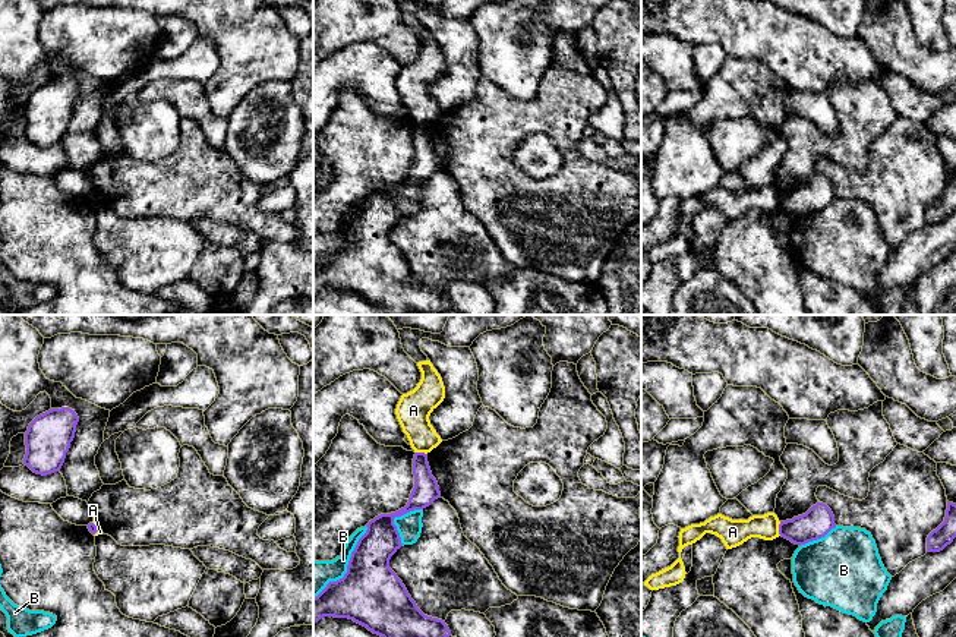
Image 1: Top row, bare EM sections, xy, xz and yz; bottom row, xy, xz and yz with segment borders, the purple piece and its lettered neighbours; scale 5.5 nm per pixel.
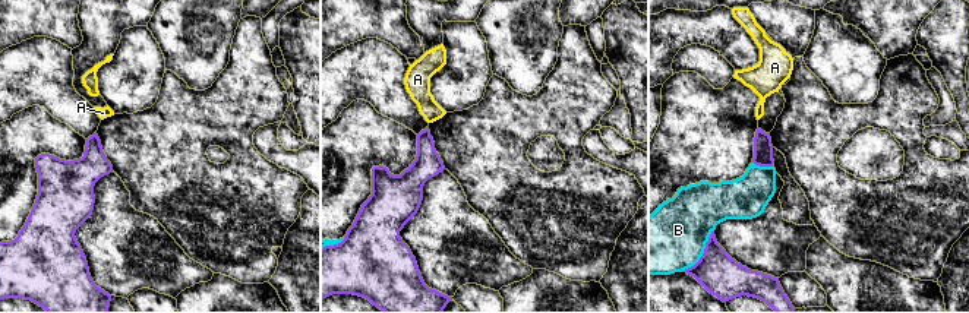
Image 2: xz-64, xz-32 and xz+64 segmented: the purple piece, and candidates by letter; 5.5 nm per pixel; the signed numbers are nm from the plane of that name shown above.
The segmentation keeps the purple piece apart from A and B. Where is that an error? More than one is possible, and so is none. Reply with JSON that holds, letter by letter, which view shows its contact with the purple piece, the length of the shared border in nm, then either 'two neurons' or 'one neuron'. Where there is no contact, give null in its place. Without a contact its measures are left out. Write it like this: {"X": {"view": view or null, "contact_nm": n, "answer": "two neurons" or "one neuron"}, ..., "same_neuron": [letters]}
{"A": {"view": "yz", "contact_nm": 80, "answer": "two neurons"}, "B": {"view": "xz", "contact_nm": 500, "answer": "two neurons"}, "same_neuron": []}

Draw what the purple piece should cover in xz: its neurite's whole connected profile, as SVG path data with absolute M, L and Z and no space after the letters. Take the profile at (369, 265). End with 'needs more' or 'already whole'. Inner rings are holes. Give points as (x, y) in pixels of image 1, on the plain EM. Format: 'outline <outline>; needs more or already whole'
outline M414 126L413 146L414 160L407 177L370 192L351 224L344 249L329 253L313 269L313 296L324 288L348 290L388 315L442 315L451 308L445 293L427 288L417 280L389 240L391 228L403 218L394 190L423 182L441 170L427 126Z; already whole

